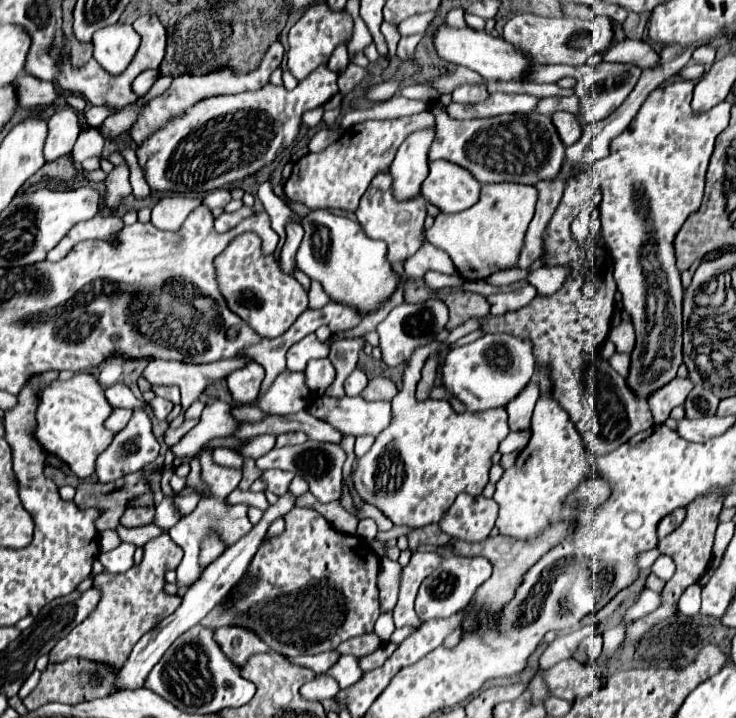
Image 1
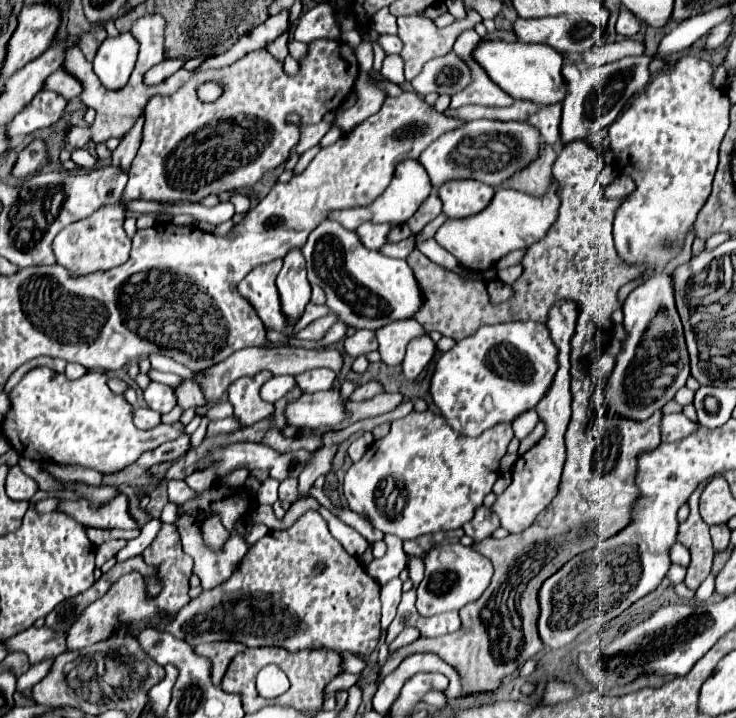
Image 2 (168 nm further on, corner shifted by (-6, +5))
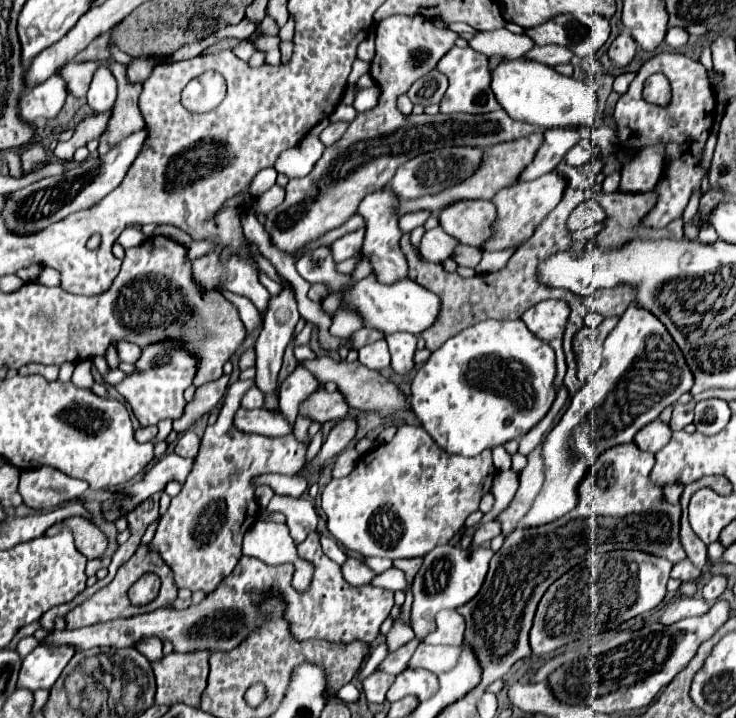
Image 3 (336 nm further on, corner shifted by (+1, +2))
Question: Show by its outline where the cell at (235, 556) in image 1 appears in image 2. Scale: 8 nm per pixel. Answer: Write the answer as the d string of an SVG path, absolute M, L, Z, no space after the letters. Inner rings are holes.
M339 444L321 446L319 450L315 450L315 454L309 458L309 462L305 464L303 472L299 474L299 488L301 488L301 492L307 492L319 476L327 476L331 472L333 456L335 456L337 448L339 448Z

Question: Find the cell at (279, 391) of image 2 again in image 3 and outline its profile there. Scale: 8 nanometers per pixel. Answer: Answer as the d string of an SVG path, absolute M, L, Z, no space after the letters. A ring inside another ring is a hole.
M252 387L252 389L244 395L244 399L242 399L242 407L246 407L248 411L250 411L250 409L258 409L258 407L262 407L264 401L266 401L266 395L262 395L262 391L258 391L258 387Z

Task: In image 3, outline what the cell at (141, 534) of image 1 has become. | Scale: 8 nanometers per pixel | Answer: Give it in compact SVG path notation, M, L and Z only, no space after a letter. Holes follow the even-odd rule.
M74 517L74 519L66 519L58 525L52 525L46 535L56 535L62 529L70 529L74 535L74 543L78 547L80 553L84 553L88 559L96 559L100 557L106 547L108 547L108 537L90 521L86 521L84 517Z

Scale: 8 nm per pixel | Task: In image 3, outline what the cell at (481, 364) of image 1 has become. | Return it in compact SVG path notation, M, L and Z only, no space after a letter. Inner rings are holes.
M480 321L466 331L448 339L432 357L418 369L412 381L412 409L422 421L422 427L448 453L474 457L488 447L504 445L528 433L552 407L556 391L552 387L556 375L554 349L534 337L522 321Z

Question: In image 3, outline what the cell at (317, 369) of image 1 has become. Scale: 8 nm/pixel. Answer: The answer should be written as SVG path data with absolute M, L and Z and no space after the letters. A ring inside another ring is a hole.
M296 367L294 373L282 383L280 411L286 419L296 419L302 401L306 401L318 389L318 379L304 367Z

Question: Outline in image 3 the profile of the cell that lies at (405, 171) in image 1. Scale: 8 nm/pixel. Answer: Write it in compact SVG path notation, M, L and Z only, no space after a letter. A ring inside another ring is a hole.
M374 191L374 193L366 195L358 207L358 215L362 215L362 219L366 219L366 237L364 237L360 257L362 255L370 257L372 269L382 283L394 283L394 281L402 279L402 275L406 277L406 271L408 271L406 259L400 251L402 231L398 227L398 203L402 203L402 199L398 199L396 195L390 195L390 191Z

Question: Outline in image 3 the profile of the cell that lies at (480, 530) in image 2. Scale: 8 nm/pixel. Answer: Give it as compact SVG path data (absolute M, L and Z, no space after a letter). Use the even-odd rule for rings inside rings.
M484 521L480 523L480 527L474 531L472 535L472 545L484 545L488 543L492 537L500 535L500 523L496 521Z

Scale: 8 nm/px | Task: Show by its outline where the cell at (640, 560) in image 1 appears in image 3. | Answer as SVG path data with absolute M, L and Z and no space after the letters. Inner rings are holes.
M682 559L682 563L676 563L672 567L672 577L680 579L680 581L692 581L700 575L700 569L696 569L688 559Z

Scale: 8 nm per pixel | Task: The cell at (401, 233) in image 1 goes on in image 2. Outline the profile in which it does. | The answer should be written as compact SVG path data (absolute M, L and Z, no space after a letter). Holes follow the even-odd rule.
M361 224L359 228L355 228L355 234L365 248L377 250L385 244L389 230L389 224Z

